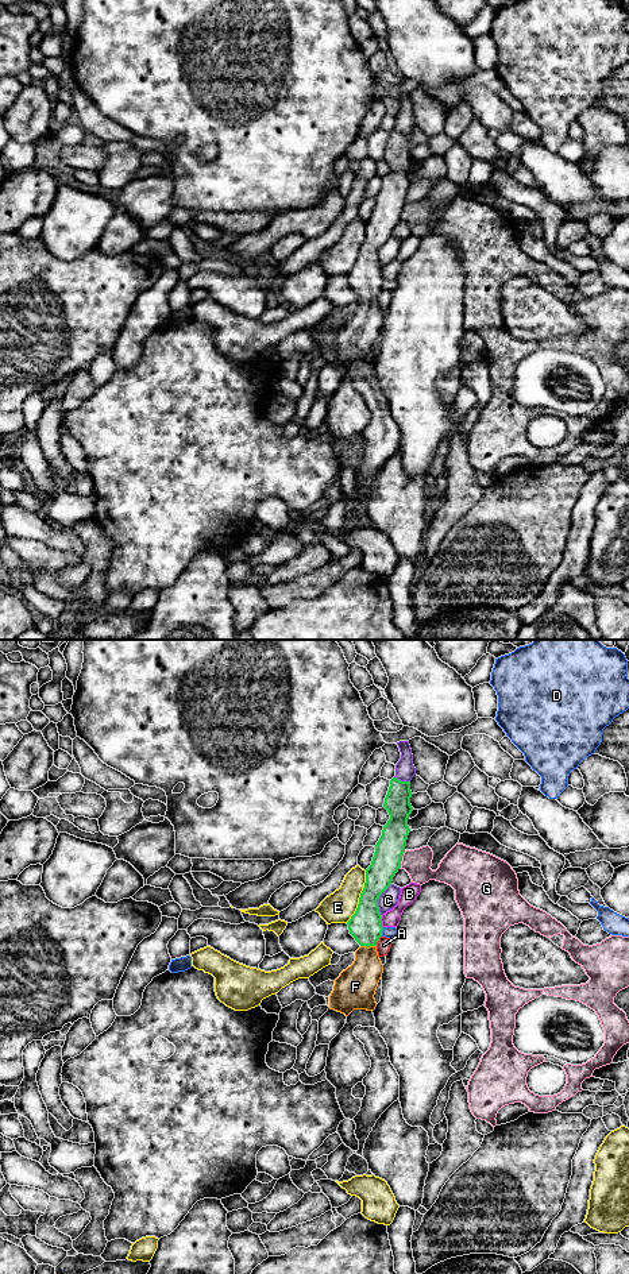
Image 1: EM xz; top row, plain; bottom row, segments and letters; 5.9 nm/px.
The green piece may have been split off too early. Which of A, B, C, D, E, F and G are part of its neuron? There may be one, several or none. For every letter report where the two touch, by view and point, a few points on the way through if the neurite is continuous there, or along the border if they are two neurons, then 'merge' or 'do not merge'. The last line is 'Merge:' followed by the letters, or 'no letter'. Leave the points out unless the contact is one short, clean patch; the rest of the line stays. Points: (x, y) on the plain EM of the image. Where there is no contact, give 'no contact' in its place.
A: meets green in xz at (378, 292); border along xz (381, 288), (375, 297); do not merge
B: meets green in xz at (381, 273); border along xz (381, 267), (384, 278); do not merge
C: meets green in xz at (377, 253); do not merge
D: meets green in xz at (382, 282); border along xz (384, 280), (381, 288); do not merge
E: meets green in xz at (361, 248); border along xz (366, 223), (366, 234), (358, 259), (346, 274); do not merge
F: meets green in xz at (369, 298); merge
G: meets green in xz at (401, 211); border along xz (405, 203), (400, 219); do not merge
Merge: F

